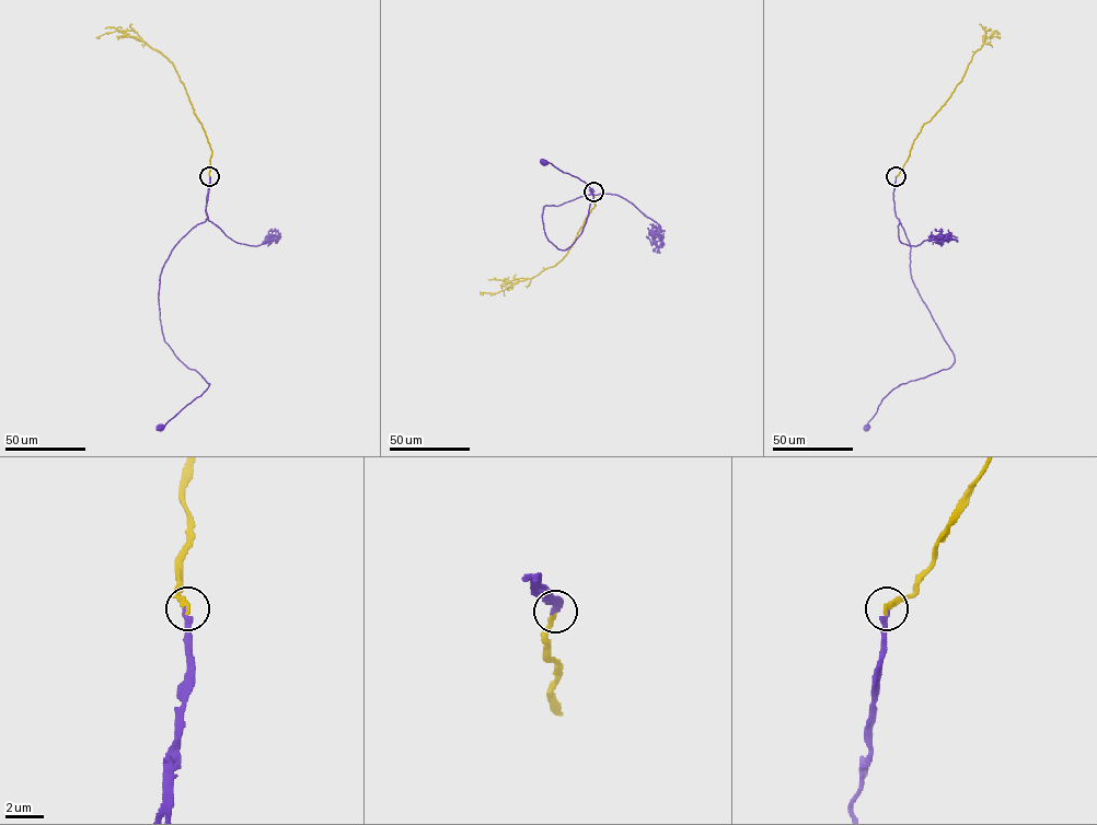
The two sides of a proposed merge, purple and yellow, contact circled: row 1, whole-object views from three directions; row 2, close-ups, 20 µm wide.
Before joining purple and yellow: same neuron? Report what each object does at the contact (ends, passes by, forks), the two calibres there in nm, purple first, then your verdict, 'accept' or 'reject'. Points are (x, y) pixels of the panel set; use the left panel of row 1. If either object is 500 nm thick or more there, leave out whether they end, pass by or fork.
purple ends | yellow ends | 240/280 nm | accept

